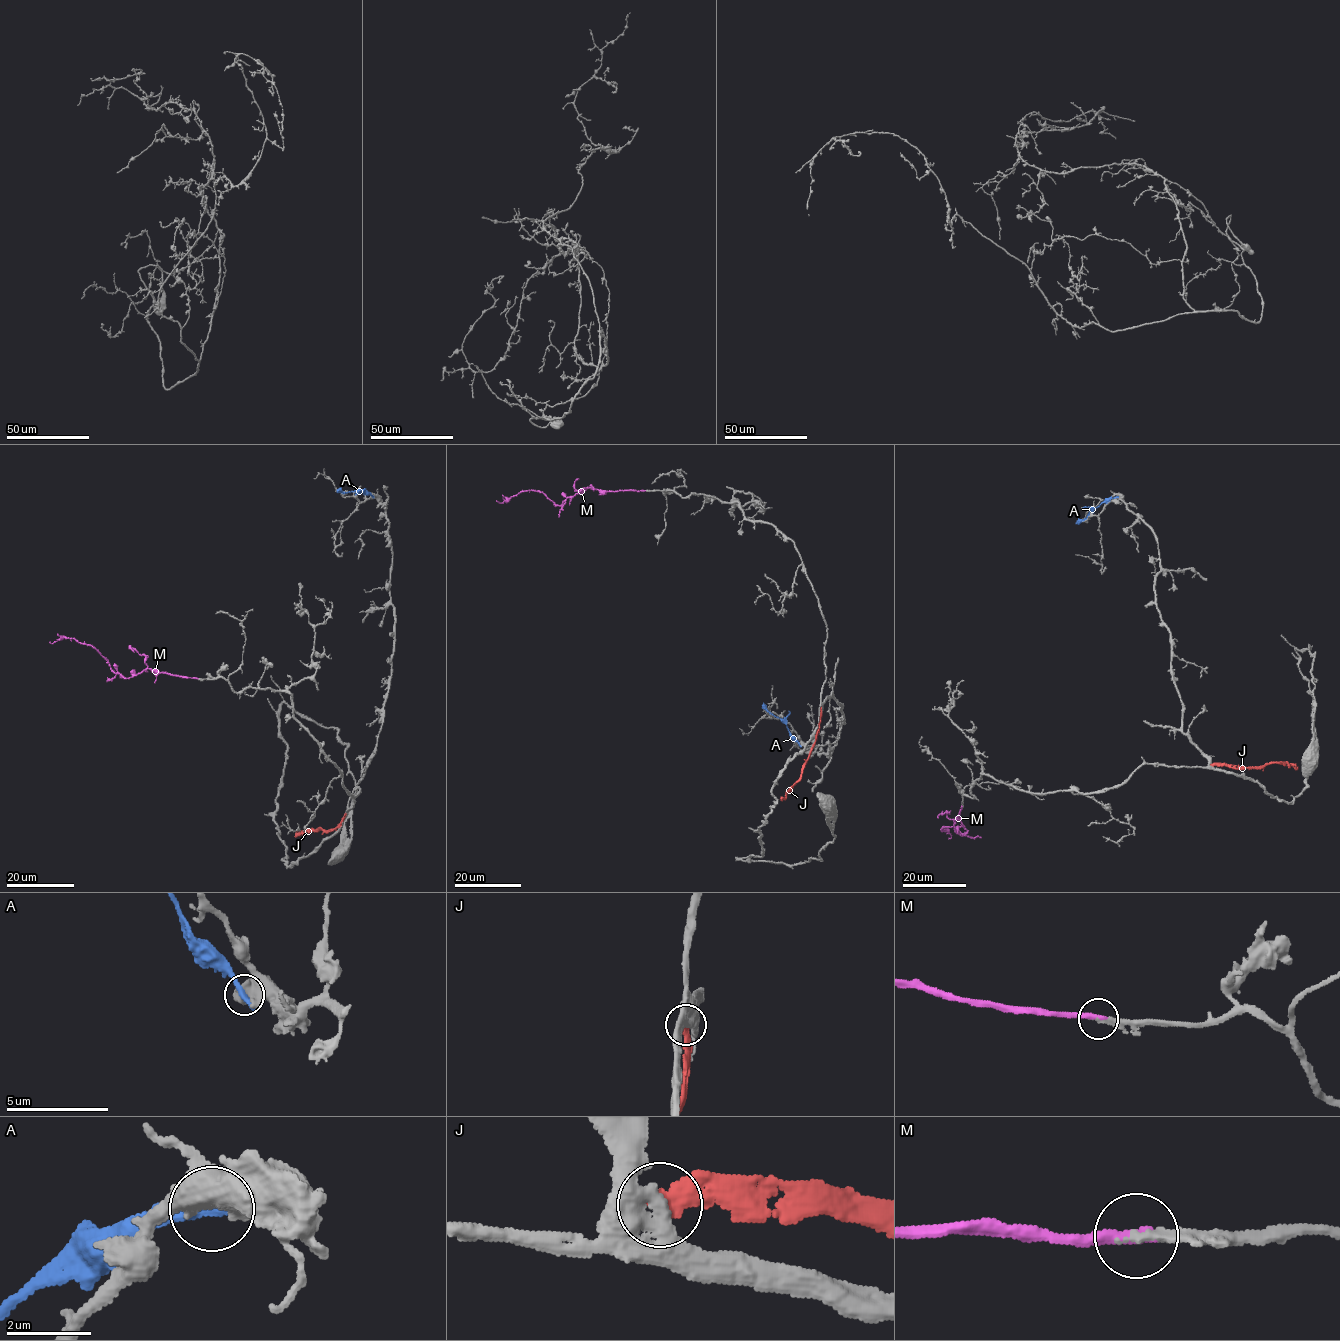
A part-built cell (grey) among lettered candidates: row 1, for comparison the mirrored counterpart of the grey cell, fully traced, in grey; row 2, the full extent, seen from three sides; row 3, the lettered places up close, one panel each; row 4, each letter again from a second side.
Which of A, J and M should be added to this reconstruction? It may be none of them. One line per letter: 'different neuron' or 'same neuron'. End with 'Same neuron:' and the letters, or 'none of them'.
A: different neuron
J: different neuron
M: same neuron
Same neuron: M

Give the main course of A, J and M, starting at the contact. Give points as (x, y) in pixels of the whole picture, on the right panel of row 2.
A: (1115, 497), (1105, 499), (1075, 524)
J: (1212, 765), (1250, 767), (1282, 762), (1295, 765), (1296, 769)
M: (962, 807), (954, 822), (955, 828), (961, 836), (967, 832), (961, 826), (942, 827), (951, 836), (948, 838)

